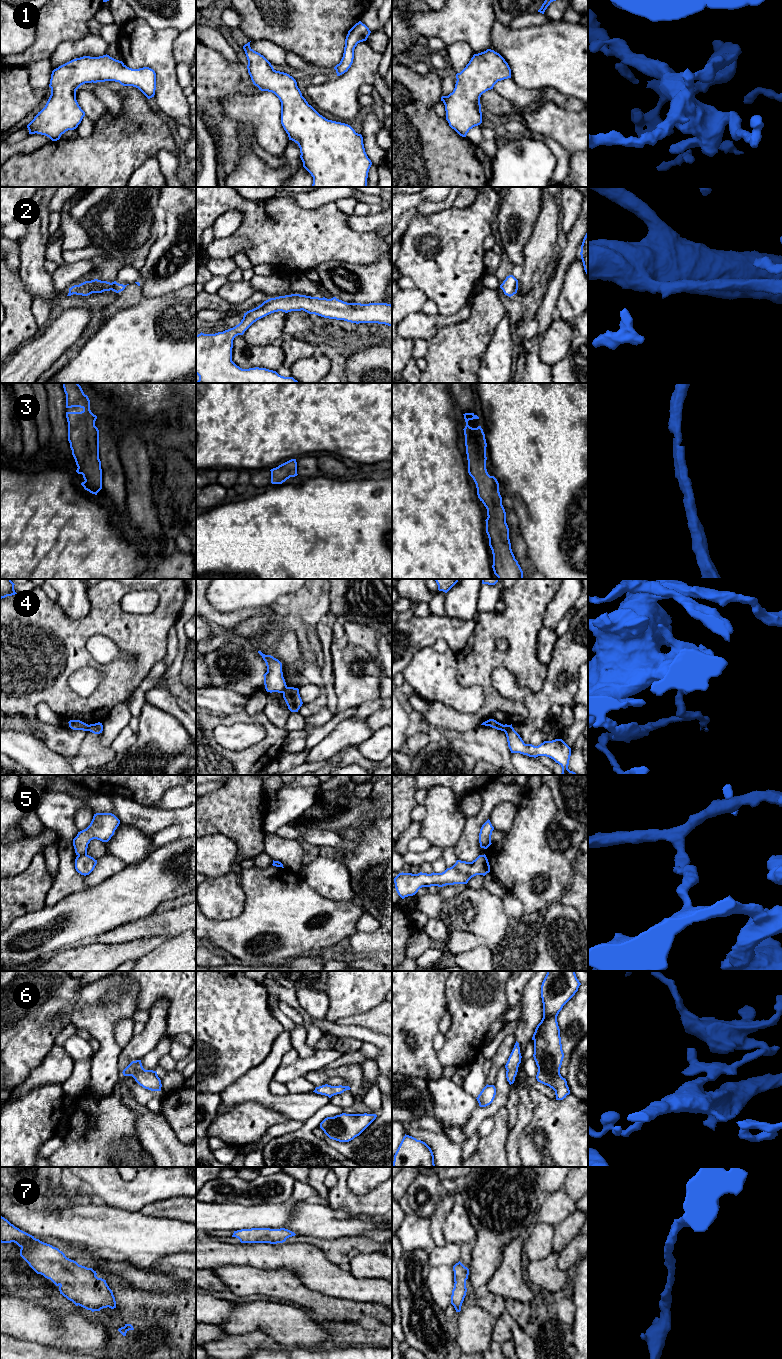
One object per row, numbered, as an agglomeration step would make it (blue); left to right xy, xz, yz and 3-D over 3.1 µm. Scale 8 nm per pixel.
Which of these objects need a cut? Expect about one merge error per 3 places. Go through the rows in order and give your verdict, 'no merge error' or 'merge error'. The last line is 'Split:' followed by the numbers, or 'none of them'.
1: no merge error
2: no merge error
3: no merge error
4: merge error
5: merge error
6: no merge error
7: no merge error
Split: 4, 5

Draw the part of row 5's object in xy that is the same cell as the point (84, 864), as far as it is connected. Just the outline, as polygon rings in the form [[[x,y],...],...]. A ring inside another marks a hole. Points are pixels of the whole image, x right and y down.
[[[78,855],[75,859],[75,869],[81,875],[89,875],[95,868],[97,860],[89,855]]]

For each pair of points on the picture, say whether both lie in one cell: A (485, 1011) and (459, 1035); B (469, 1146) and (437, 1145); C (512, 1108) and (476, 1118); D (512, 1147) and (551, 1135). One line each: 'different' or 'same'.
A: same
B: different
C: different
D: different

